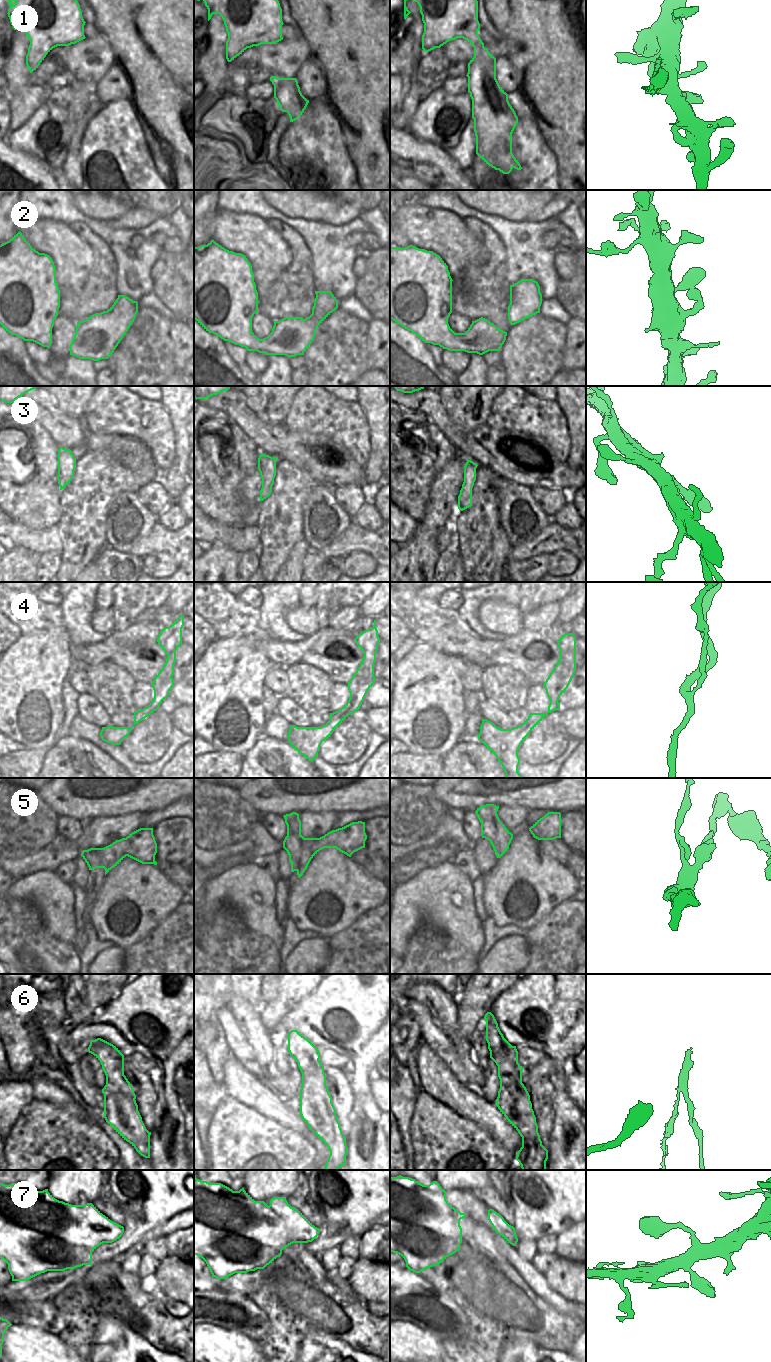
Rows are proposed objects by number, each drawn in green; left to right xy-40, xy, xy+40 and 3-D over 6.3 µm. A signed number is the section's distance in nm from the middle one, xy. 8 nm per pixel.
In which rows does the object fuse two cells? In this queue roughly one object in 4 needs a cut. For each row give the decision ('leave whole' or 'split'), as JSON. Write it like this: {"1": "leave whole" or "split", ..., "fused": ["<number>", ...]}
{"1": "leave whole", "2": "leave whole", "3": "leave whole", "4": "leave whole", "5": "split", "6": "split", "7": "leave whole", "fused": ["5", "6"]}

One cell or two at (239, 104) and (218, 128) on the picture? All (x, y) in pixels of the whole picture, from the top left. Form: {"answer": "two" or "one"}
{"answer": "one"}

